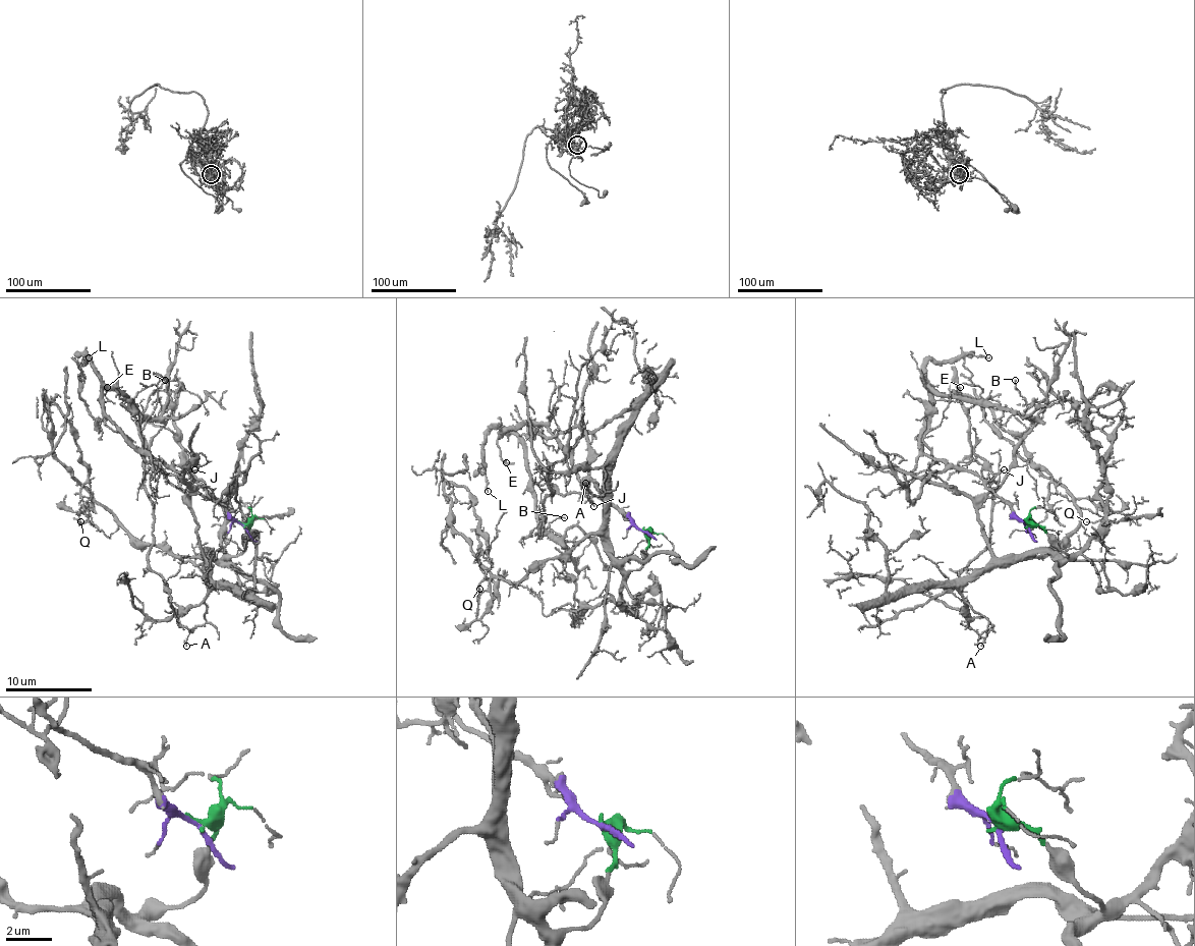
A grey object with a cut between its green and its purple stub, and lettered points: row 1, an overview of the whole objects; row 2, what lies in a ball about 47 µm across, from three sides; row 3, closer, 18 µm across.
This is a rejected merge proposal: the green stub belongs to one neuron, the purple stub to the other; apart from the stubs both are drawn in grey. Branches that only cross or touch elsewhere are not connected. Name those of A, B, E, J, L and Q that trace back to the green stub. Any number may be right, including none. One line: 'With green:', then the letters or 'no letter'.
With green: A, Q

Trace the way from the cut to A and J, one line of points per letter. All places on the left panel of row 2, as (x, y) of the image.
A: (243, 523), (249, 527), (247, 545), (239, 554), (224, 558), (209, 554), (207, 621), (189, 634), (186, 645)
J: (243, 523), (222, 504), (189, 487), (184, 480), (195, 469)

